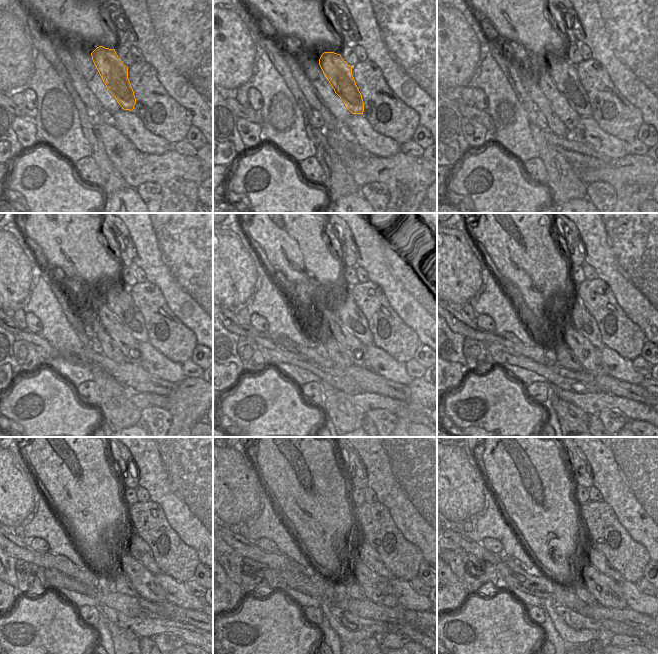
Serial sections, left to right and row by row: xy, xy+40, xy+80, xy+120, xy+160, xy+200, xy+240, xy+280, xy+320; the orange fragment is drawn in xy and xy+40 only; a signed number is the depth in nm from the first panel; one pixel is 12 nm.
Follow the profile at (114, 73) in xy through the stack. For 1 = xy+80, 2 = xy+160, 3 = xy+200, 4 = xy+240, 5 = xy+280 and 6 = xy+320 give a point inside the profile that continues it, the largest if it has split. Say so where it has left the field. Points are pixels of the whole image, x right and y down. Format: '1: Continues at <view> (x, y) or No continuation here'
1: Continues at xy+80 (563, 73)
2: Continues at xy+160 (352, 317)
3: Continues at xy+200 (581, 319)
4: Continues at xy+240 (139, 549)
5: Continues at xy+280 (366, 553)
6: Continues at xy+320 (596, 558).

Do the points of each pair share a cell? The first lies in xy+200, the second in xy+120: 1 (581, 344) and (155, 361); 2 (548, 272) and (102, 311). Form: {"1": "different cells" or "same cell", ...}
{"1": "different cells", "2": "different cells"}

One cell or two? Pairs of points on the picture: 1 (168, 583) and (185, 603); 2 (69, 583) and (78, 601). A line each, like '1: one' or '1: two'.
1: one
2: two

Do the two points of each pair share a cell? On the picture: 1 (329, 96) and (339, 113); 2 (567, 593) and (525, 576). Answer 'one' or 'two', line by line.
1: one
2: one

